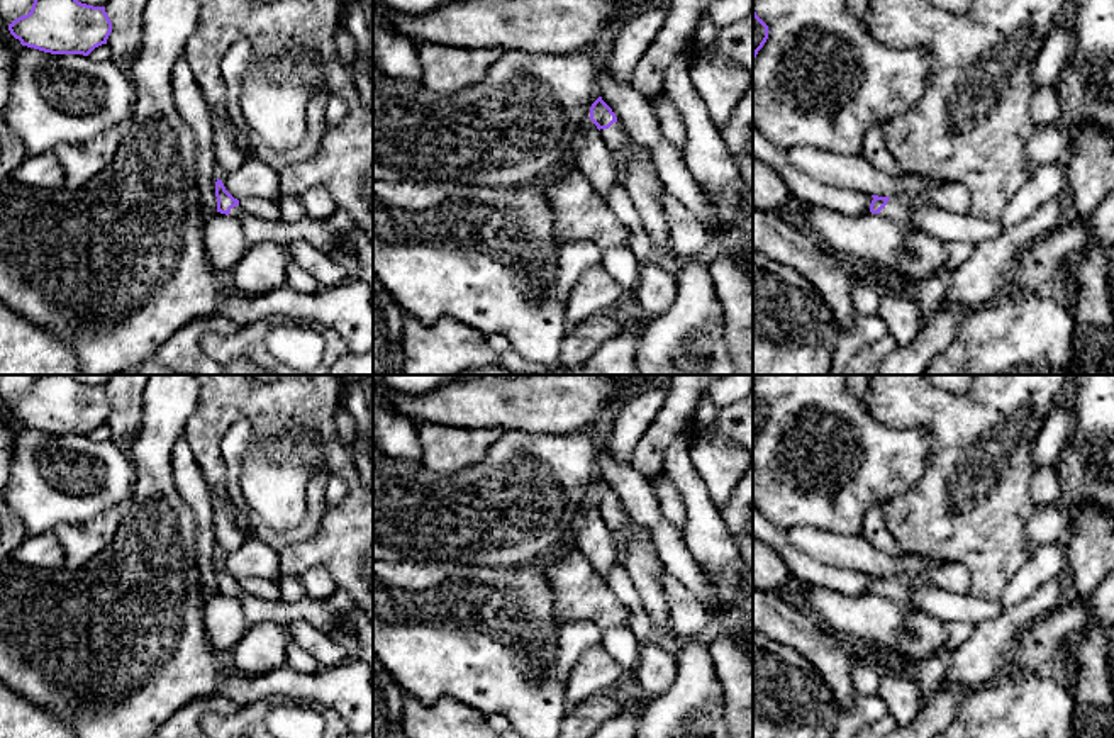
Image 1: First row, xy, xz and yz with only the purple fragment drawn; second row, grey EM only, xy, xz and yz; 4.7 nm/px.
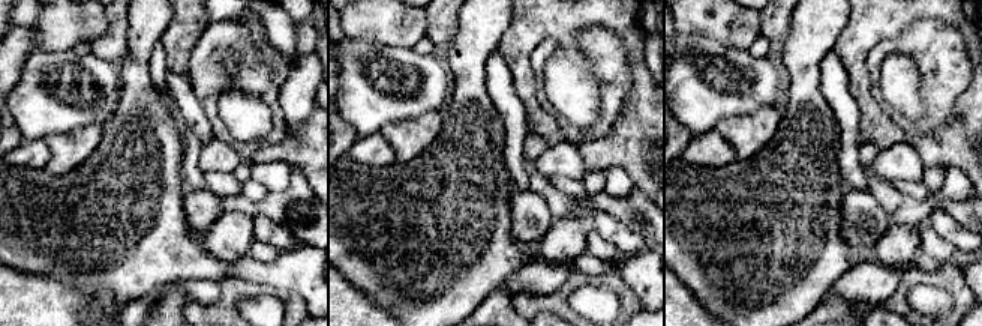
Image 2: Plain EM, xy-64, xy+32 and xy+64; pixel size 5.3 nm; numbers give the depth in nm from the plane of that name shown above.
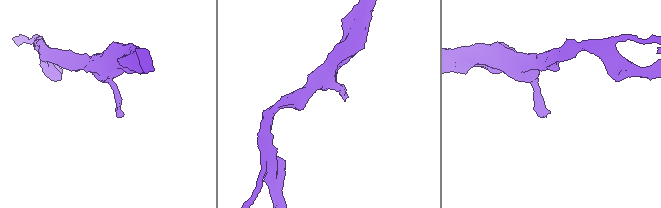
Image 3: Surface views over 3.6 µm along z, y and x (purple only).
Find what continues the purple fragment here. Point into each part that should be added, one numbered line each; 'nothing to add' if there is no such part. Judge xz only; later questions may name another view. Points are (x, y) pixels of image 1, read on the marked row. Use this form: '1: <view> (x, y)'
1: xz (616, 138)

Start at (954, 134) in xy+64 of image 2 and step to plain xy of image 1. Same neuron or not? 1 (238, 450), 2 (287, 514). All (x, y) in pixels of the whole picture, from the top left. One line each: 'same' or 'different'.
1: different
2: same

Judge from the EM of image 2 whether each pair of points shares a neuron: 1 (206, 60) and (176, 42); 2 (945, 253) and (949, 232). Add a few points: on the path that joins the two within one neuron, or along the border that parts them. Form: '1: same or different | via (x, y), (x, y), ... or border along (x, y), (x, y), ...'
1: different | border along (210, 21), (191, 53), (186, 77)
2: different | border along (928, 221), (960, 256)

